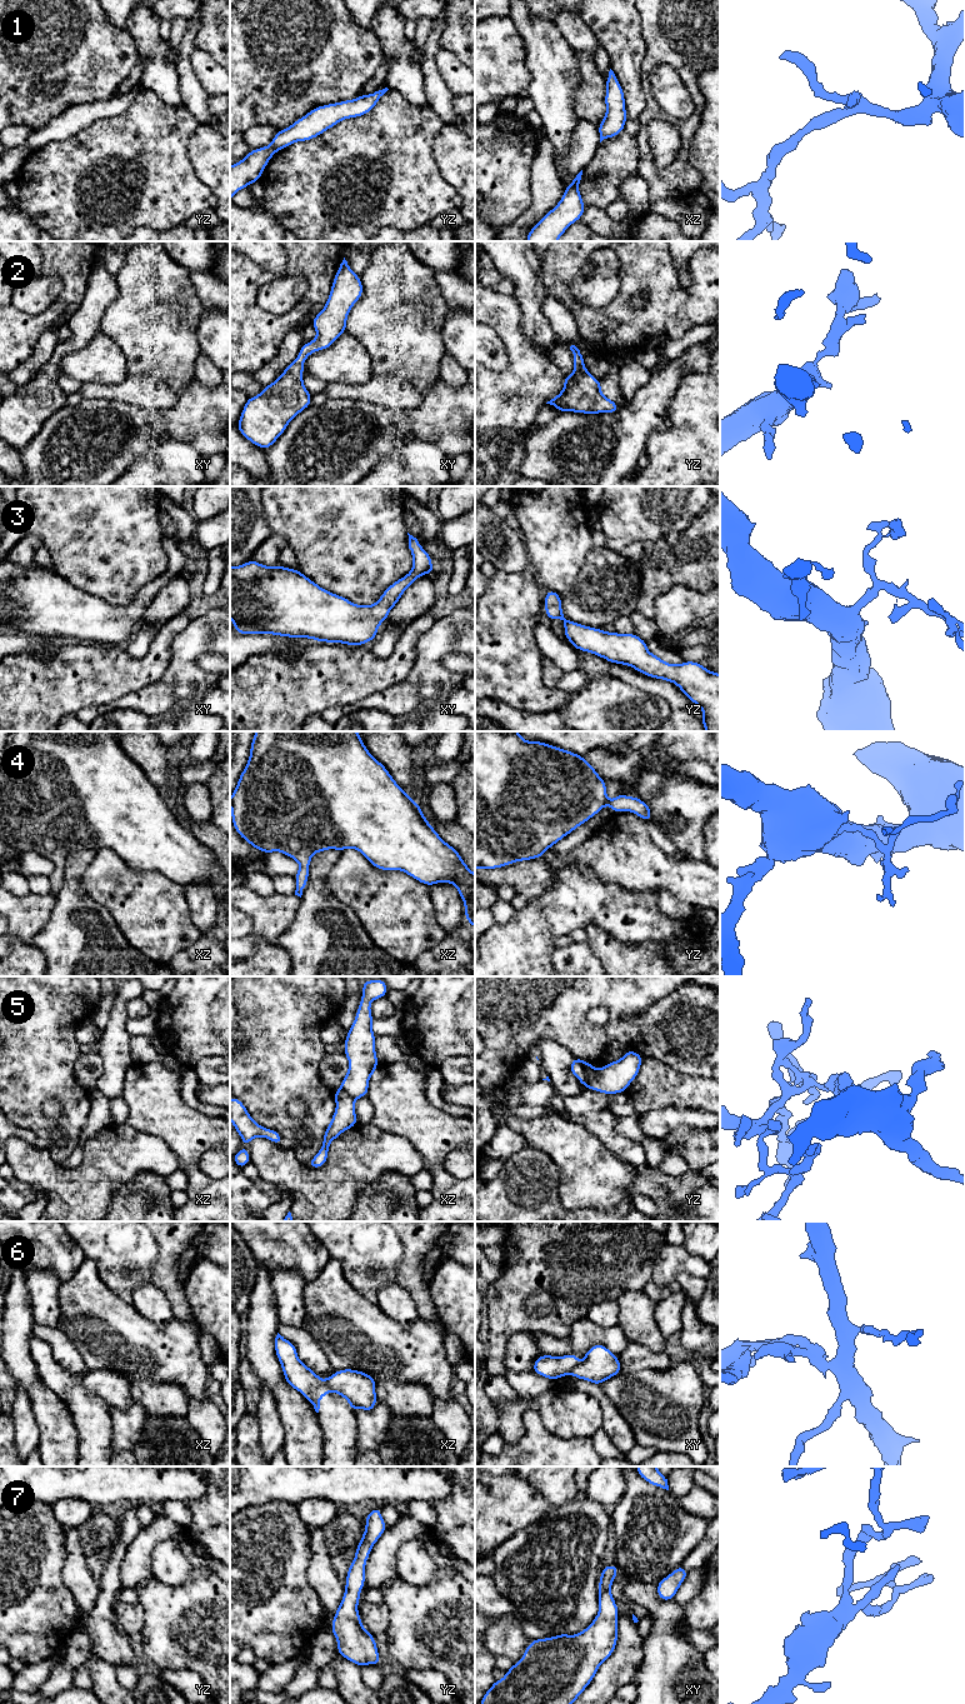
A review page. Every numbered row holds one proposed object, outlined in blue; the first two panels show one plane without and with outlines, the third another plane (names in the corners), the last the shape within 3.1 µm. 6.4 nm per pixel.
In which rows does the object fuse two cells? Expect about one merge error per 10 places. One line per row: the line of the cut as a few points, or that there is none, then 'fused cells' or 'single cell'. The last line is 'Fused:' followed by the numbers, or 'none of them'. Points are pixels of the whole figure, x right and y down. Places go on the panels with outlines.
1: cut none; single cell
2: cut none; single cell
3: cut none; single cell
4: cut none; single cell
5: cut yz (596, 1069), (588, 1088); fused cells
6: cut xz (328, 1378), (330, 1388); fused cells
7: cut none; single cell
Fused: 5, 6

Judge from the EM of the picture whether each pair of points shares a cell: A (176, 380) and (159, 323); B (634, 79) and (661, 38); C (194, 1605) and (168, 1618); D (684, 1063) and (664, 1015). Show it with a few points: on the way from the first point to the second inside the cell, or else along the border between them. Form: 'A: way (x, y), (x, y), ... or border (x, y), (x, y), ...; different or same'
A: way (175, 366), (159, 336); same
B: border (644, 39), (645, 55), (640, 73); different
C: way (188, 1612), (174, 1618); same
D: way (684, 1052), (684, 1035), (675, 1027); same

